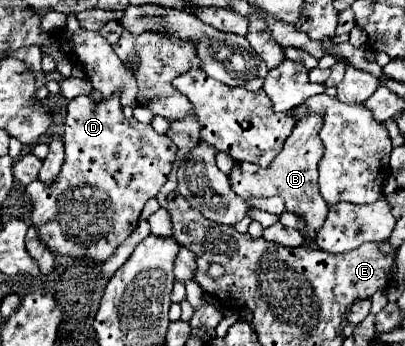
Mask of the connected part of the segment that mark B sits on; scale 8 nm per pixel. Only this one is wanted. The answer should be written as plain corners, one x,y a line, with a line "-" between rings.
311,113
297,123
285,147
281,149
281,153
275,157
275,161
269,167
263,169
253,163
235,163
229,173
231,189
245,201
249,197
273,197
273,195
283,197
287,211
293,211
305,217
307,231
311,237
315,237
317,229
323,225
323,219
329,211
329,205
321,197
319,185
317,185
317,163
323,157
323,143
319,139
321,127
323,127
321,115

